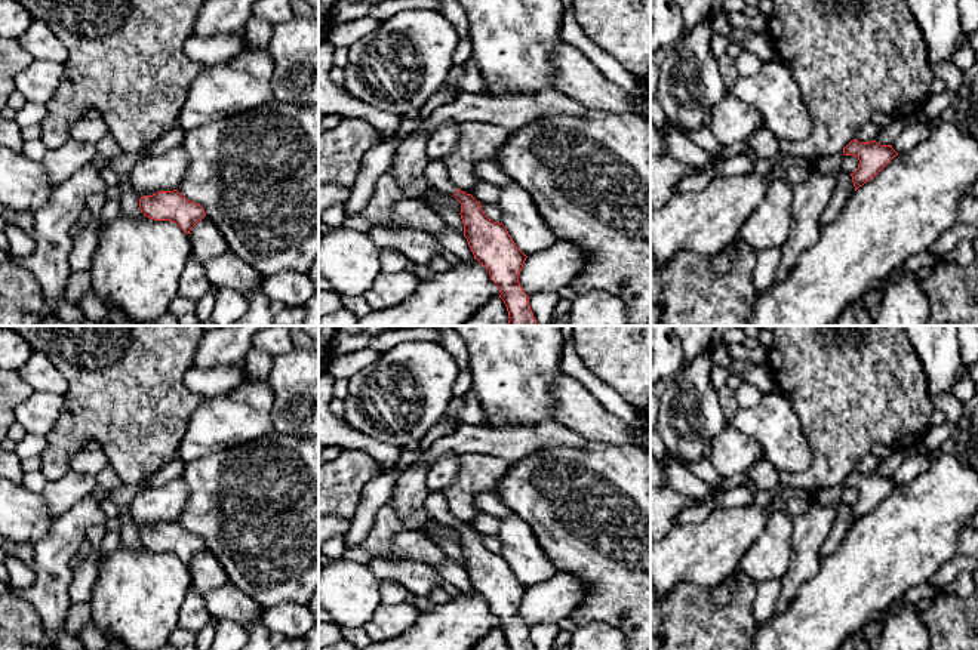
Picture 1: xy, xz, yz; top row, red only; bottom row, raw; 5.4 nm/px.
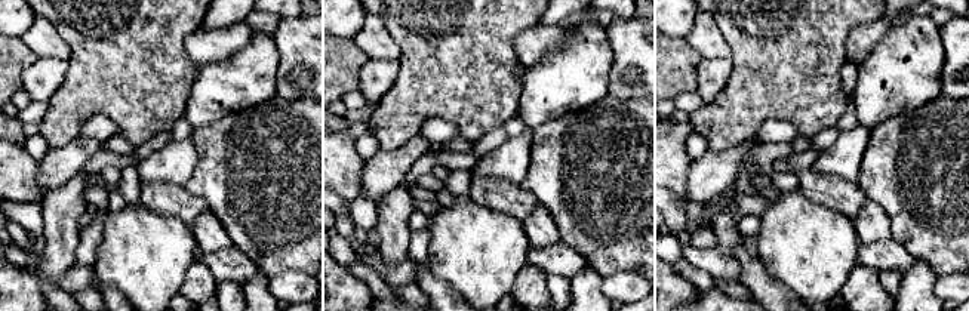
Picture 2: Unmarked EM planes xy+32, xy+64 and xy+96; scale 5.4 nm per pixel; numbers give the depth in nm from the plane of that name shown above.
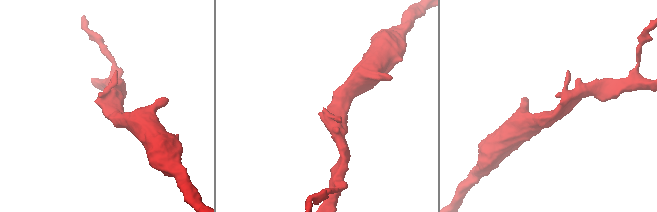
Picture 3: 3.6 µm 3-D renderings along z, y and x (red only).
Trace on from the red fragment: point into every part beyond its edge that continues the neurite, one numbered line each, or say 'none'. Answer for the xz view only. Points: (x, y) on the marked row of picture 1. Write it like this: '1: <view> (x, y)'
1: xz (436, 173)

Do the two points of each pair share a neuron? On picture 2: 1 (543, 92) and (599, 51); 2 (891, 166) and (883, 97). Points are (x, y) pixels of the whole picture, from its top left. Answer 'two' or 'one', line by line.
1: one
2: two

